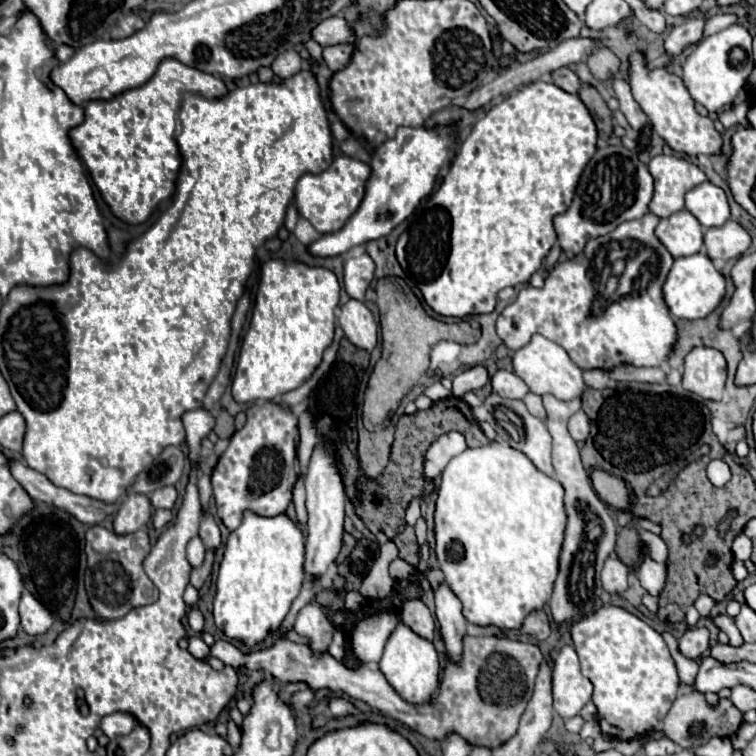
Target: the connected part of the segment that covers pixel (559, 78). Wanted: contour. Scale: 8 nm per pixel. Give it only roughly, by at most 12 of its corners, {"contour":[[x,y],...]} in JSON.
{"contour":[[567,66],[551,74],[559,88],[577,94],[581,80]]}

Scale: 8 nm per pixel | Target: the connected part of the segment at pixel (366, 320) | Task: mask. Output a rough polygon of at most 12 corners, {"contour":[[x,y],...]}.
{"contour":[[363,302],[343,304],[337,324],[351,344],[375,348],[377,324]]}

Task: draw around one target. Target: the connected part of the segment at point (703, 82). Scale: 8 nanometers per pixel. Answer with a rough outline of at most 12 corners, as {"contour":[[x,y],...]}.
{"contour":[[733,24],[691,48],[683,82],[709,112],[753,70],[751,34]]}

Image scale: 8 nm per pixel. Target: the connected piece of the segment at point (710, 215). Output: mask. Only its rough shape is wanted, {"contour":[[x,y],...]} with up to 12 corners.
{"contour":[[703,182],[685,194],[685,208],[701,226],[729,220],[725,192]]}

